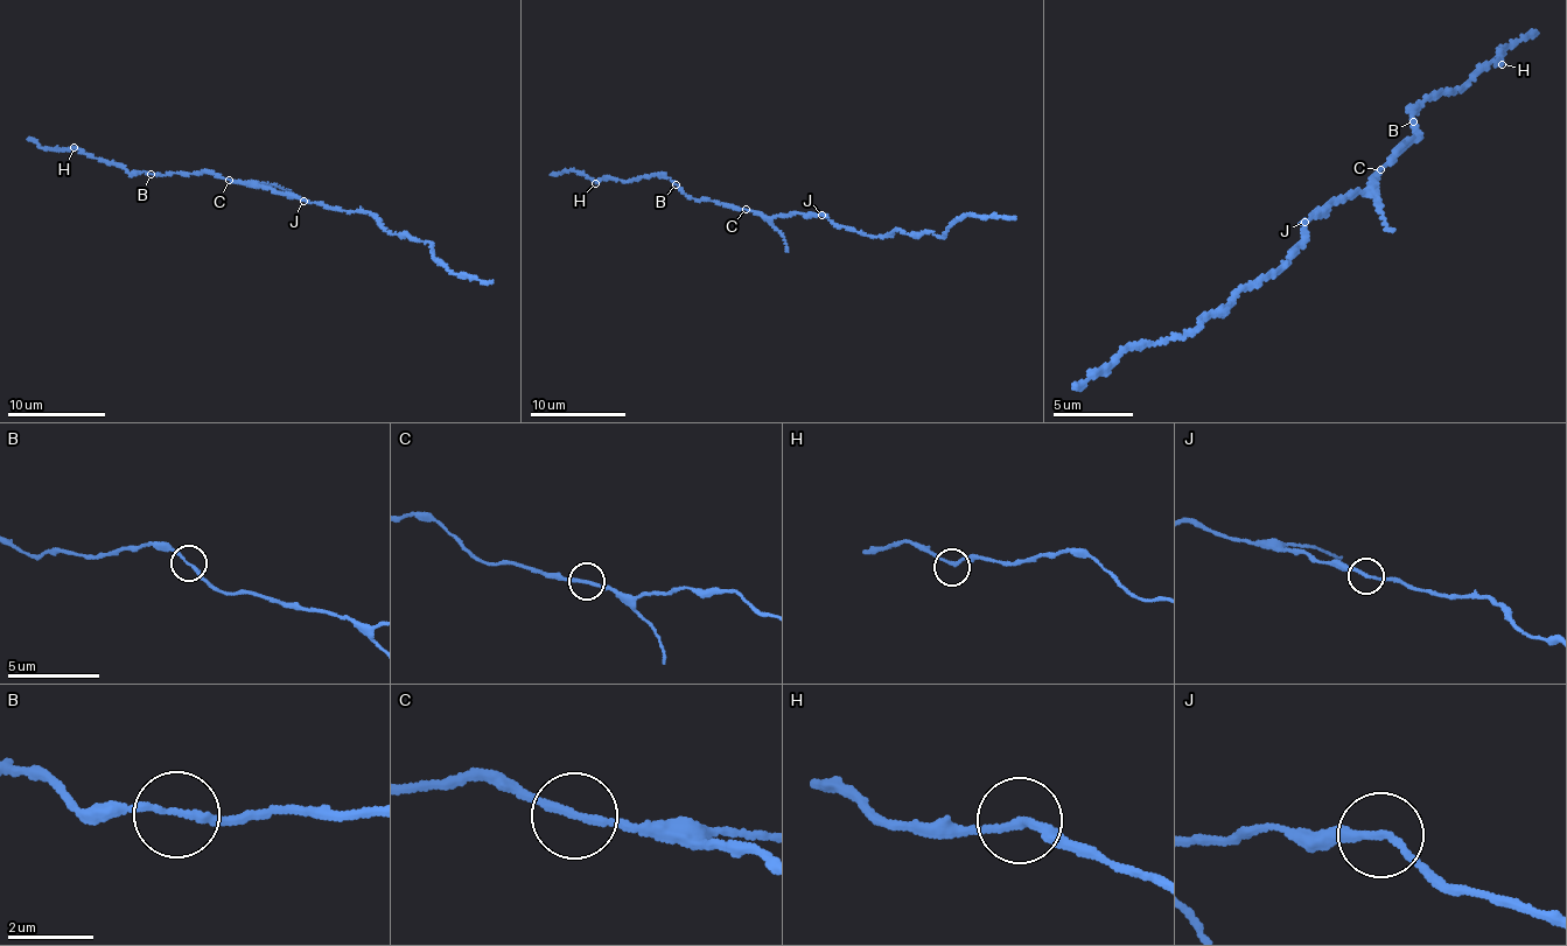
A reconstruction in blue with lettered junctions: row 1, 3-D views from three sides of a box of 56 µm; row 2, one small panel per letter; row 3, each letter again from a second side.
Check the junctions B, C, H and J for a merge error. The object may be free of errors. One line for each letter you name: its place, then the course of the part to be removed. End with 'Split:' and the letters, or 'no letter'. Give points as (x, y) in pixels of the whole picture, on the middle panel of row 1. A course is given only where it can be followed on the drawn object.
Split: no letter

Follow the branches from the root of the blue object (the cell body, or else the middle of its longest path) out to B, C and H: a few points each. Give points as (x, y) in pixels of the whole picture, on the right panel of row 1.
B: (1343, 198), (1351, 191), (1365, 190), (1393, 155), (1421, 134), (1413, 121)
C: (1343, 198), (1351, 191), (1356, 194), (1365, 190), (1378, 179), (1377, 173), (1382, 168)
H: (1343, 198), (1365, 190), (1393, 155), (1421, 134), (1412, 114), (1426, 99), (1462, 86), (1491, 62), (1502, 64)

